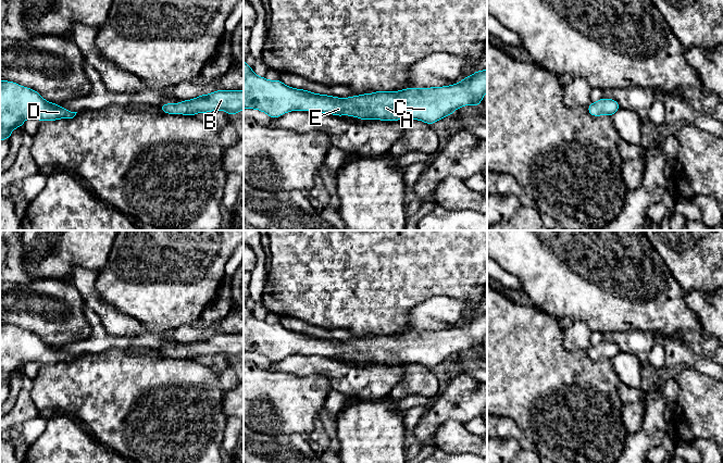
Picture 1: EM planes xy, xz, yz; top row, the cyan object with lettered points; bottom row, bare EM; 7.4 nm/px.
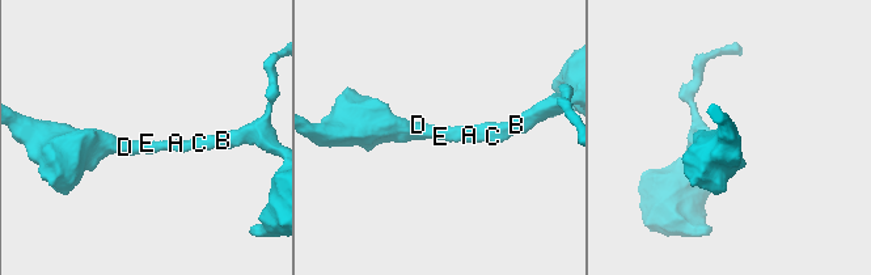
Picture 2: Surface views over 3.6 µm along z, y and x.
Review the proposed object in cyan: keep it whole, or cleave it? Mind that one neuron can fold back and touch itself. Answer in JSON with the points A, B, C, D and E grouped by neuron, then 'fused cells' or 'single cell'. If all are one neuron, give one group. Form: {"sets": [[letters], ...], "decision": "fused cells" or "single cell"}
{"sets": [["A", "B", "C", "D", "E"]], "decision": "single cell"}

